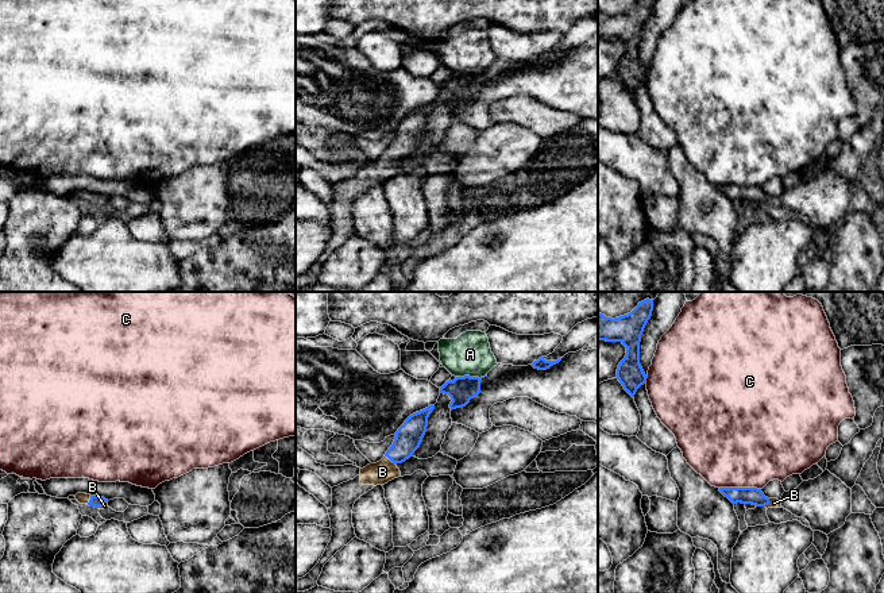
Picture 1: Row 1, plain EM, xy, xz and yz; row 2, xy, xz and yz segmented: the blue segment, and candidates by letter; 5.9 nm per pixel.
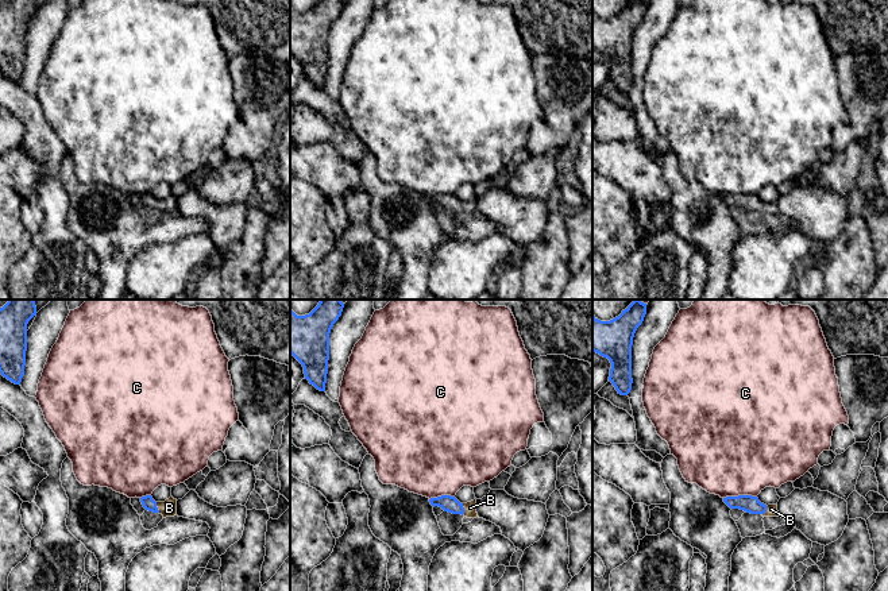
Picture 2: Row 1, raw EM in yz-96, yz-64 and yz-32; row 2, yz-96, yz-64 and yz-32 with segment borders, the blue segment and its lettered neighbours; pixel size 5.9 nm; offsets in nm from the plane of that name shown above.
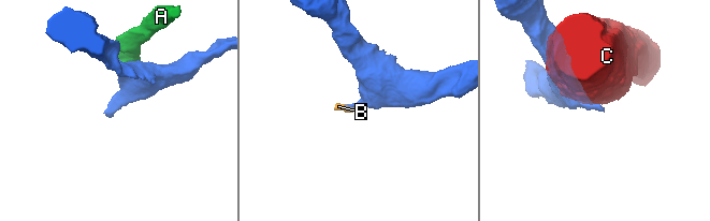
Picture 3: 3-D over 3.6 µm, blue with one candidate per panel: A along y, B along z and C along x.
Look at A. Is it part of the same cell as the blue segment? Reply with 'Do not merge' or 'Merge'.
Do not merge

